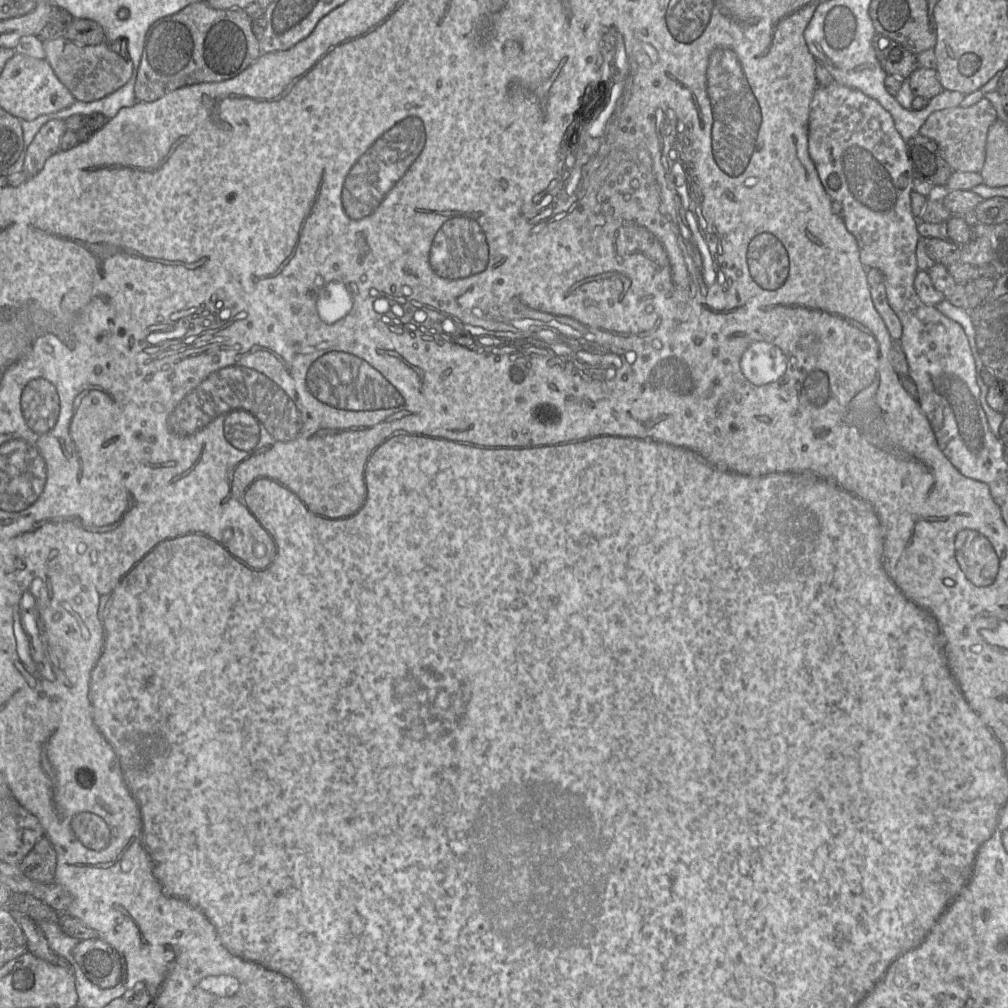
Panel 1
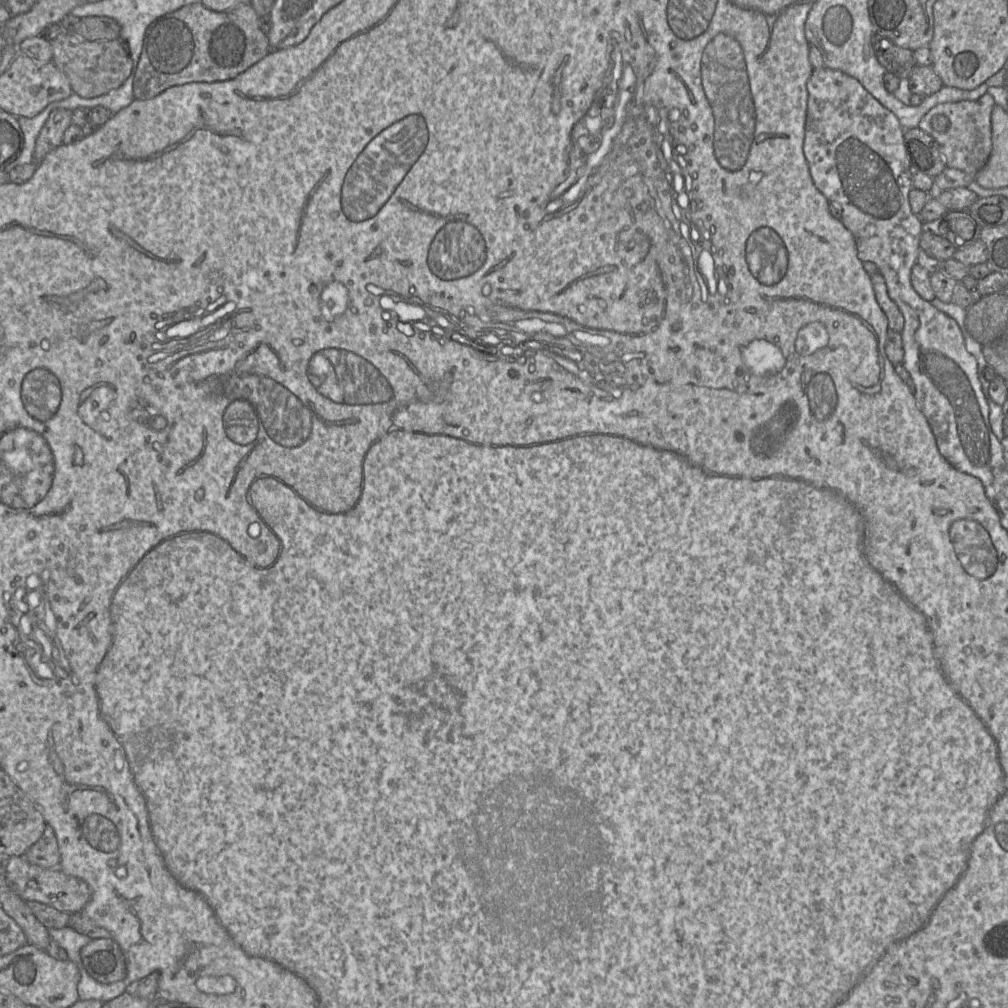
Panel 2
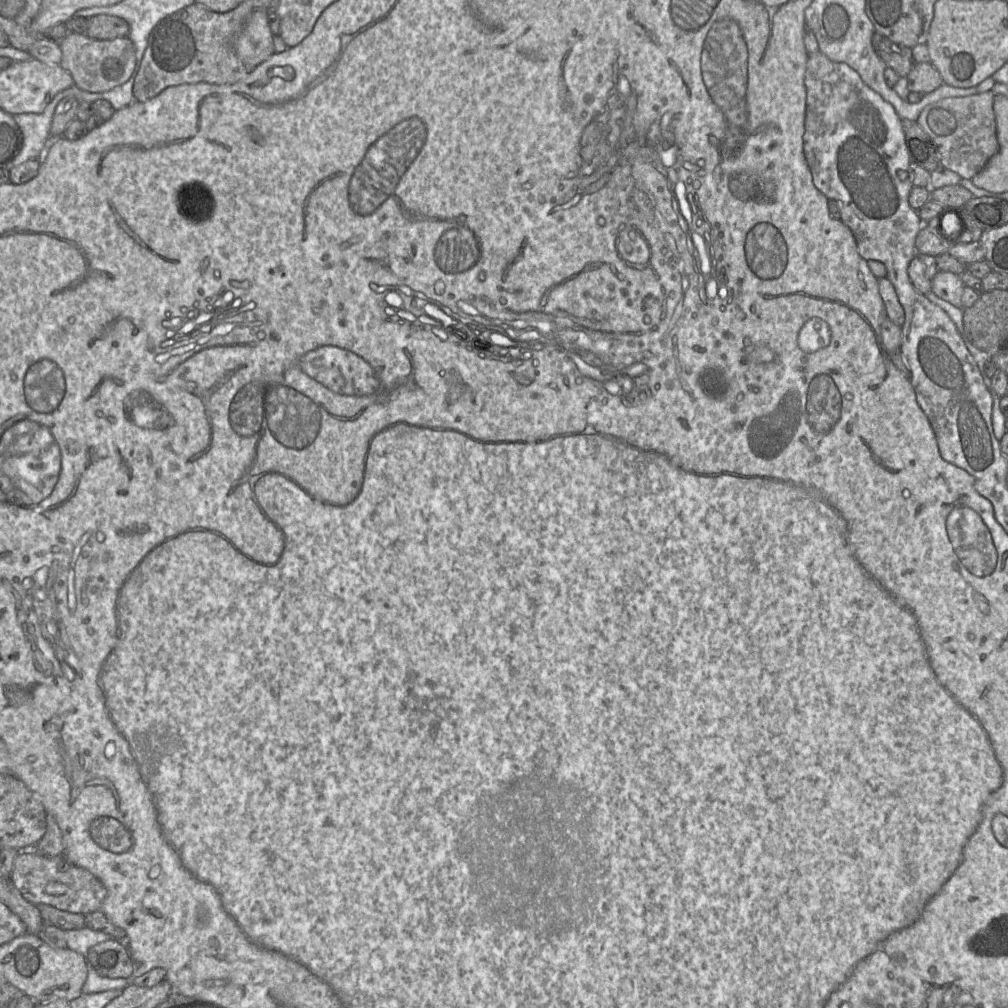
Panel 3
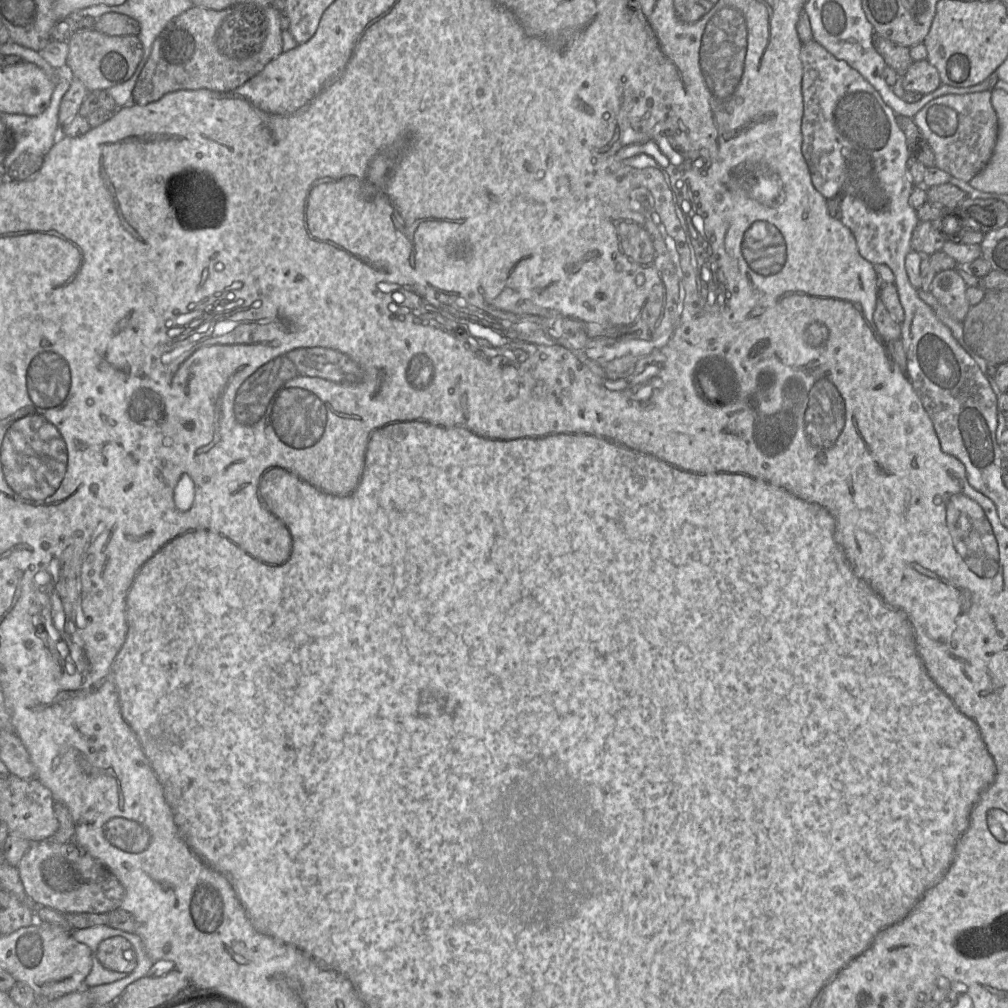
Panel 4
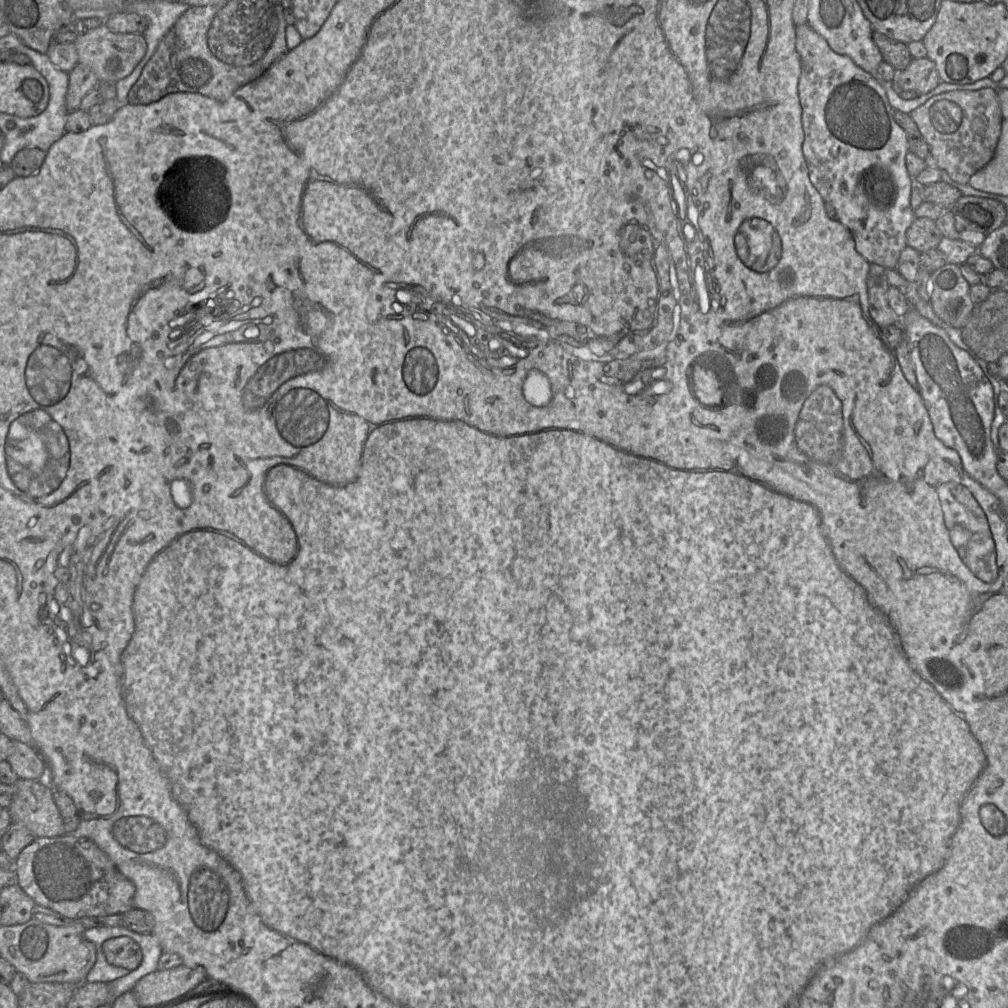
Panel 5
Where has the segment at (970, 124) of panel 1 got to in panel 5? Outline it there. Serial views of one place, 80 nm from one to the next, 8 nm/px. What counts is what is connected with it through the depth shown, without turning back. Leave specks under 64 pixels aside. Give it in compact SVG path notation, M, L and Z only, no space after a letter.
M992 88L944 92L931 97L909 115L928 144L938 170L945 170L953 181L968 184L971 176L992 160L1002 128L998 94Z

